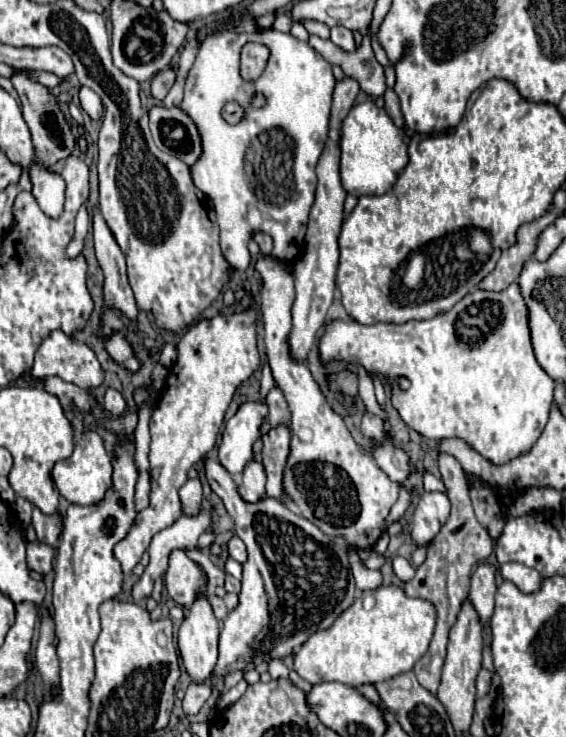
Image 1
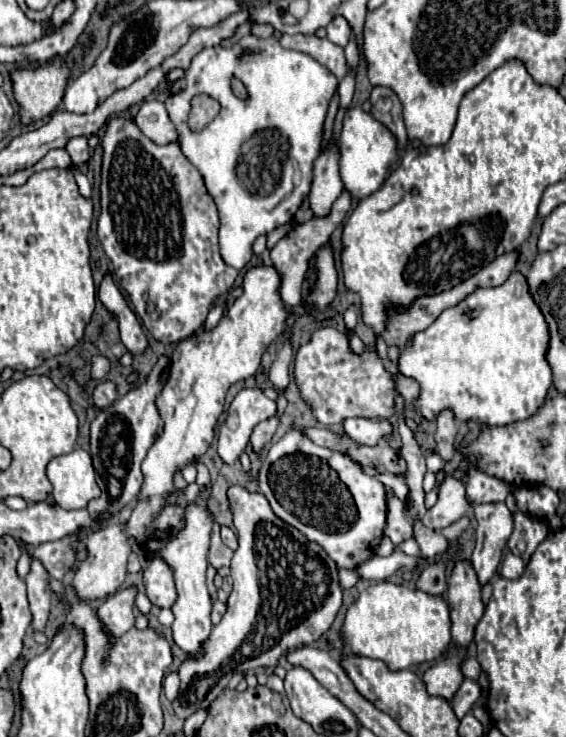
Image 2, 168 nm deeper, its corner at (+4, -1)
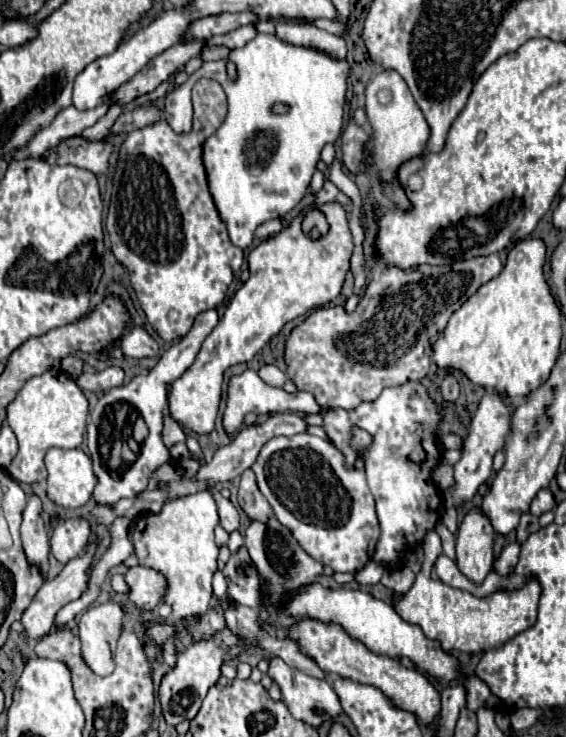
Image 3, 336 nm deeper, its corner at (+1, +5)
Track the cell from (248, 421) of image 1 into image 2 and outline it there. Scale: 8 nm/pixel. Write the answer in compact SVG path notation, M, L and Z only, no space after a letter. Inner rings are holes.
M259 387L241 389L229 405L227 419L219 427L219 455L225 463L235 463L249 443L249 435L259 421L277 413L277 403L267 399Z

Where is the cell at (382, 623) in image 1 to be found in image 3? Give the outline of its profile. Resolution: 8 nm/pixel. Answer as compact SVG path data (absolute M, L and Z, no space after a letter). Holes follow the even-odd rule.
M435 530L427 533L422 541L424 561L420 573L416 575L416 583L404 595L396 595L392 599L392 607L406 621L420 625L424 635L430 641L438 641L444 651L464 651L464 653L480 653L492 647L504 645L508 639L526 631L536 621L536 607L540 597L540 585L536 581L528 581L522 589L516 591L498 591L488 599L472 597L468 591L454 589L446 583L434 581L430 573L438 556L442 553L442 543Z

